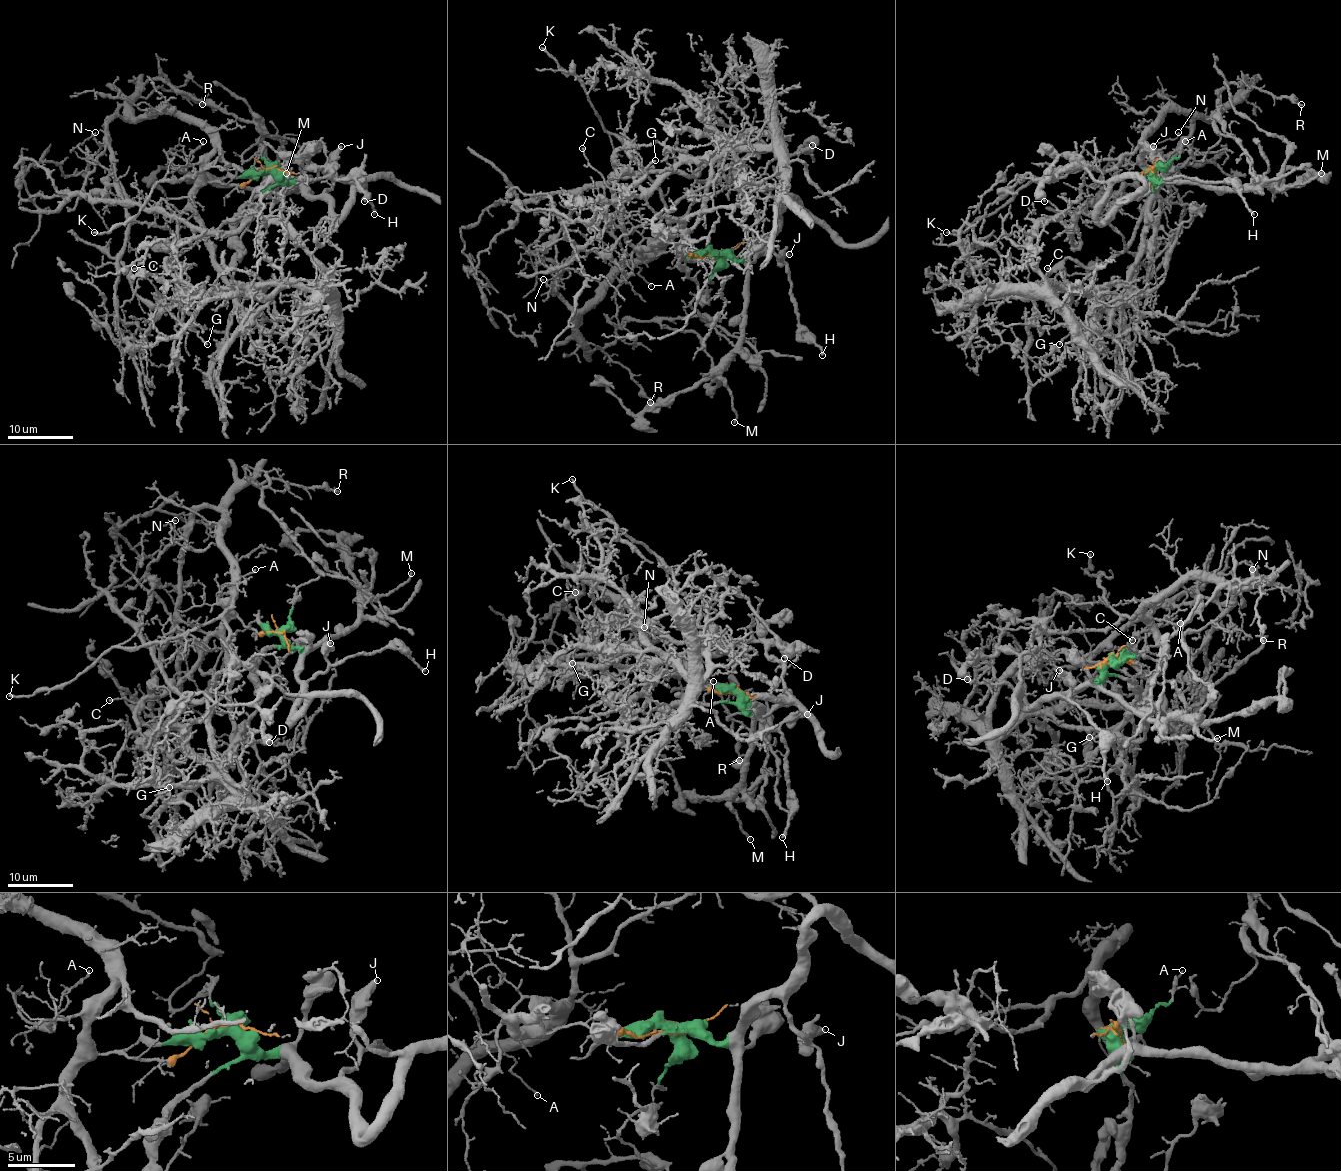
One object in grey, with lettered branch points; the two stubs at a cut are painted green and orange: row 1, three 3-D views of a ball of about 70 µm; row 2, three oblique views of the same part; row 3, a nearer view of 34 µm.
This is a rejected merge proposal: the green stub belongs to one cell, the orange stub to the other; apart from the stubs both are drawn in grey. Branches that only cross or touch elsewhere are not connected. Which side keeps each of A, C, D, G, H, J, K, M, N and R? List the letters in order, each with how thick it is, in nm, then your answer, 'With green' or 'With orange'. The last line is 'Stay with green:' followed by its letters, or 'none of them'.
A: Thickness 140 nm. With orange
C: Thickness 140 nm. With orange
D: Thickness 380 nm. With green
G: Thickness 190 nm. With orange
H: Thickness 280 nm. With green
J: Thickness 440 nm. With green
K: Thickness 220 nm. With orange
M: Thickness 200 nm. With green
N: Thickness 120 nm. With orange
R: Thickness 190 nm. With orange
Stay with green: D, H, J, M

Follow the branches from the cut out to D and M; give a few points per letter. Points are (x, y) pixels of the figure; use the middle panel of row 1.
D: (716, 255), (739, 260), (773, 227), (783, 202), (790, 199), (800, 209), (780, 183), (780, 160), (813, 145)
M: (716, 255), (732, 255), (746, 266), (746, 306), (741, 340), (721, 375), (731, 396), (736, 414), (734, 422)

